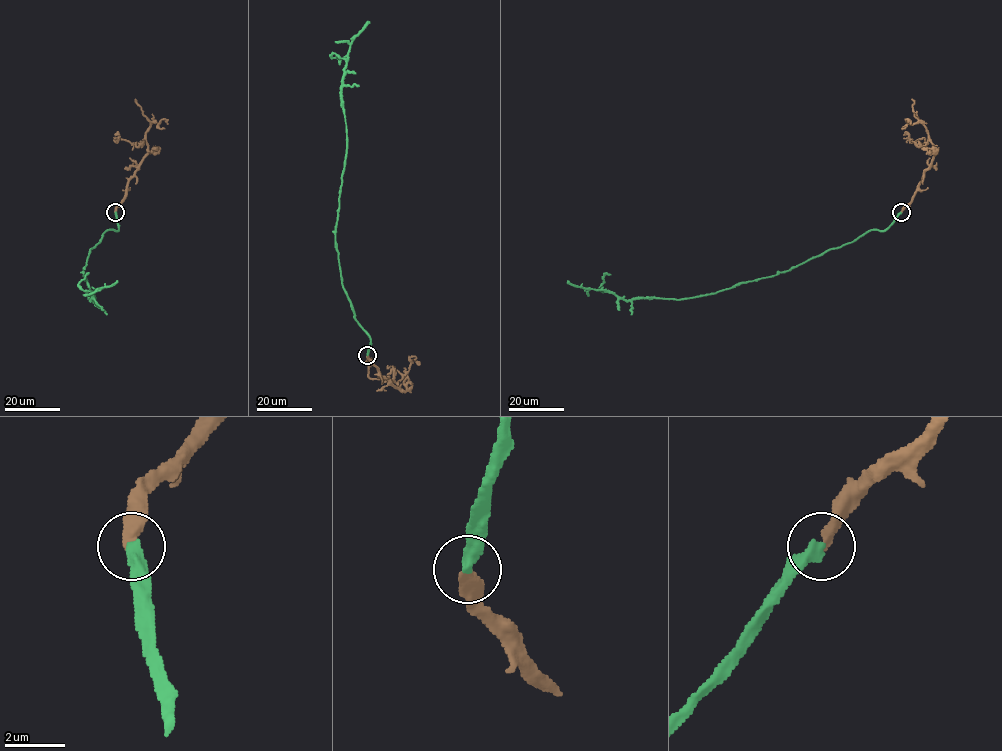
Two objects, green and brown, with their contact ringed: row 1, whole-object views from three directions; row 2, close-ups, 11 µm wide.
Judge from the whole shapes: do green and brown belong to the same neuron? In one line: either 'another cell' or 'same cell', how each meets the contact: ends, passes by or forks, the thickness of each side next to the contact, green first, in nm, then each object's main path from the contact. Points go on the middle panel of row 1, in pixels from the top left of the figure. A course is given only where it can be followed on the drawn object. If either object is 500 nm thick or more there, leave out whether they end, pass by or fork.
same cell | green ends | brown ends | 420/400 nm | green via (367, 355), (370, 339), (355, 318), (342, 285), (335, 229), (346, 146), (344, 69), (350, 43), (369, 21) | brown via (367, 355), (379, 372), (399, 388), (396, 383), (370, 378), (368, 357)

